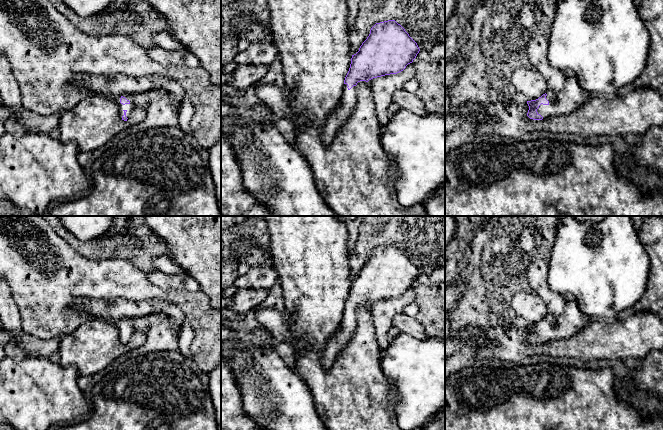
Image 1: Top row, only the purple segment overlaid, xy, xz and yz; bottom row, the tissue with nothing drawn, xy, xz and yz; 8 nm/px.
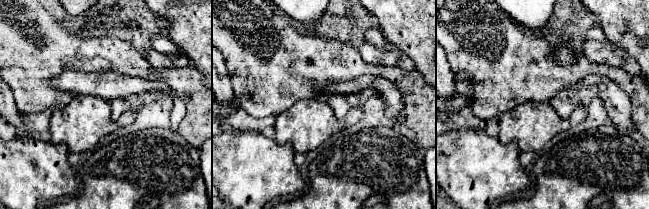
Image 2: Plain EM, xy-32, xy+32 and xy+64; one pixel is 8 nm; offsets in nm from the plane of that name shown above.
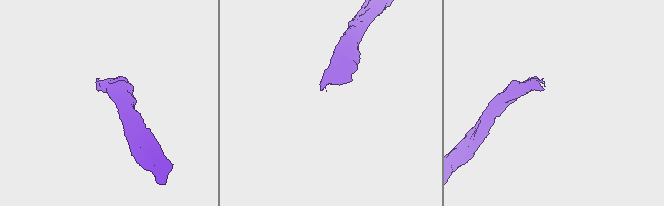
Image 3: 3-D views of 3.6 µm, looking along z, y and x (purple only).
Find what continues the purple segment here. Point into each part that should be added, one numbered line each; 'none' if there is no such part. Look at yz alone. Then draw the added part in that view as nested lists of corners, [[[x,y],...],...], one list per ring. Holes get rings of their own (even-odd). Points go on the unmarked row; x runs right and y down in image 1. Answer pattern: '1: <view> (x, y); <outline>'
1: yz (566, 325); [[[576,300],[566,302],[566,307],[562,315],[554,316],[548,314],[546,318],[549,328],[541,328],[537,333],[538,338],[543,342],[571,337],[591,320],[590,317],[581,312]]]

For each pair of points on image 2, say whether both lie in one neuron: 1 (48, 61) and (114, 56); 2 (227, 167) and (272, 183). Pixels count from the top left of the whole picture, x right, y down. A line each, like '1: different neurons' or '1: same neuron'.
1: same neuron
2: same neuron

